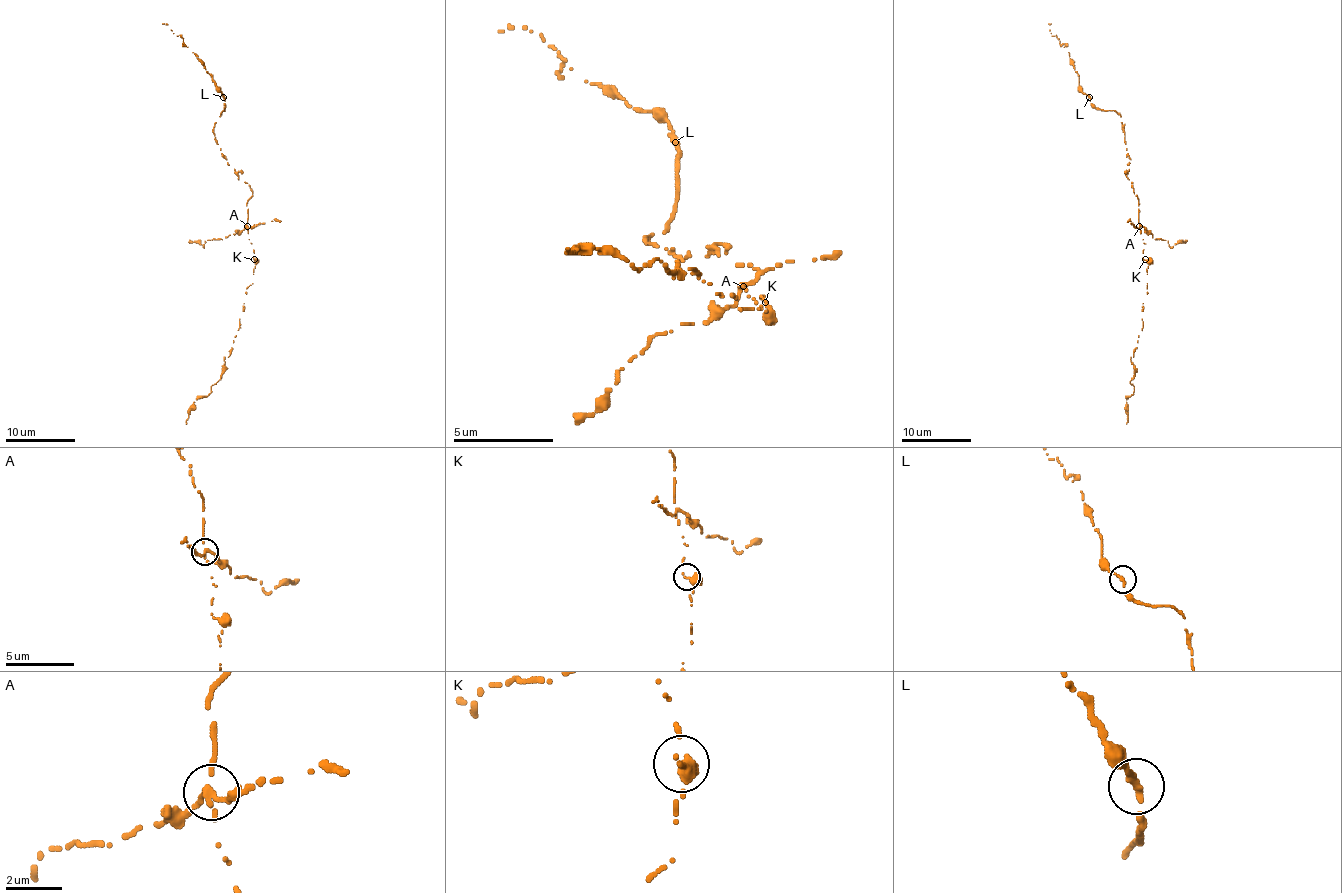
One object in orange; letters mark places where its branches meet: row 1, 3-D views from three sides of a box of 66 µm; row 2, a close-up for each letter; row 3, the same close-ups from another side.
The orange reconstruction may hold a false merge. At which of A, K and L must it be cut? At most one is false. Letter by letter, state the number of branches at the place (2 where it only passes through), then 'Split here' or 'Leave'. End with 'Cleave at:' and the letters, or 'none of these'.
A: Branches: 3. Split here
K: Branches: 3. Leave
L: Branches: 2. Leave
Cleave at: A

